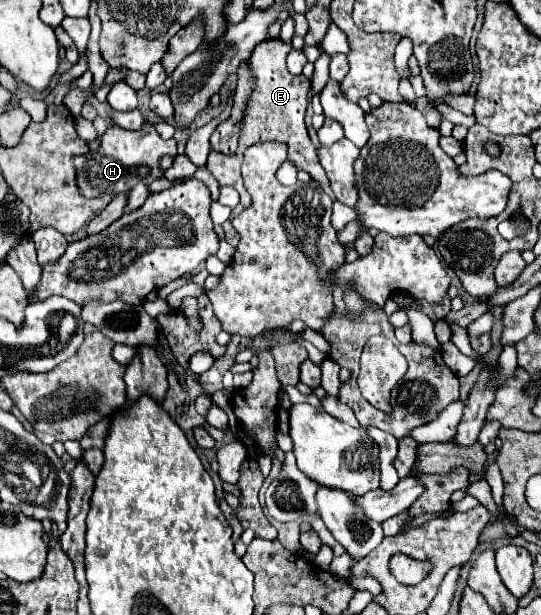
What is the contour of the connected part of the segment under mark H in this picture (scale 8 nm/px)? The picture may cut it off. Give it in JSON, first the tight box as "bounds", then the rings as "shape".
{"bounds":[74,124,176,198],"shape":[[[144,124],[136,132],[110,126],[96,150],[74,158],[78,186],[86,198],[96,198],[102,194],[112,194],[112,196],[126,194],[138,182],[150,184],[164,176],[164,170],[160,168],[162,156],[176,158],[176,142],[172,138],[170,140],[160,138],[160,134],[154,130],[152,124]]]}

